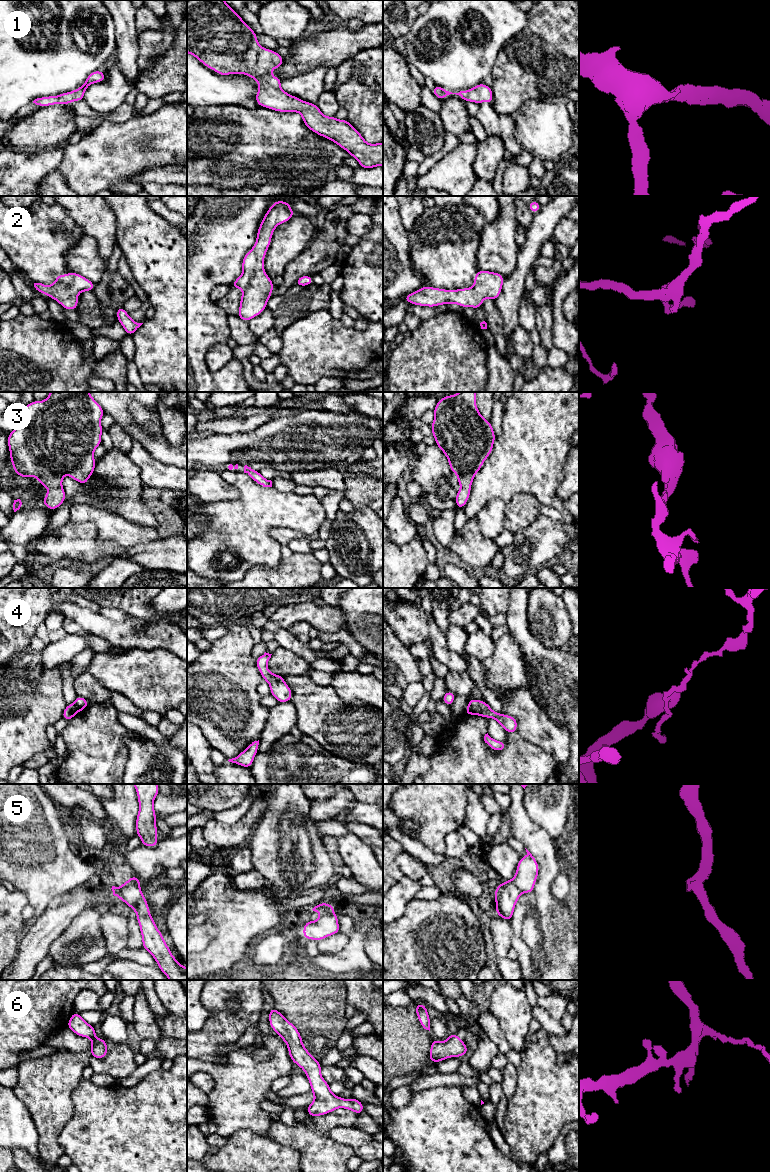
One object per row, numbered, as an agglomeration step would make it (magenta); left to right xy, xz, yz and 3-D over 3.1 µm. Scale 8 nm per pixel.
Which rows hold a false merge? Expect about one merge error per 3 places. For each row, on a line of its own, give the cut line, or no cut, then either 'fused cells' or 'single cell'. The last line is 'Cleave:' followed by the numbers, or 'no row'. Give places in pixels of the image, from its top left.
1: cut none; single cell
2: cut none; single cell
3: cut none; single cell
4: cut none; single cell
5: cut xz (334, 913), (321, 916); fused cells
6: cut none; single cell
Cleave: 5

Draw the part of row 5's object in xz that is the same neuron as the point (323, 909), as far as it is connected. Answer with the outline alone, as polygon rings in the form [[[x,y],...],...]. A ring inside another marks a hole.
[[[319,903],[312,910],[321,916],[334,914],[334,907],[330,903]]]

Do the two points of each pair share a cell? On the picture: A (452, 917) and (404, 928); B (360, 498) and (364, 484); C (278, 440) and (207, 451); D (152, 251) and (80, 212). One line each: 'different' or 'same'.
A: same
B: same
C: same
D: different

